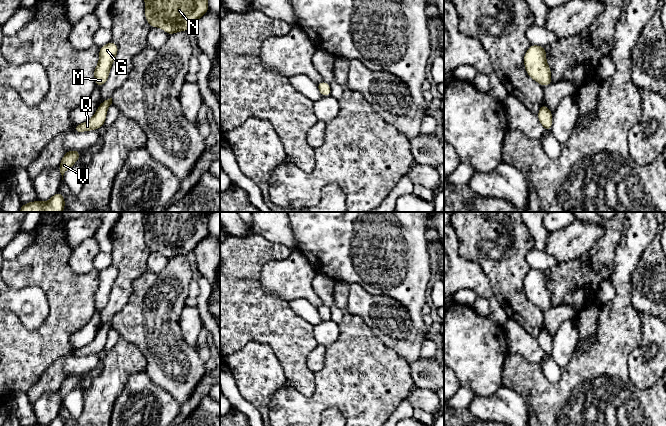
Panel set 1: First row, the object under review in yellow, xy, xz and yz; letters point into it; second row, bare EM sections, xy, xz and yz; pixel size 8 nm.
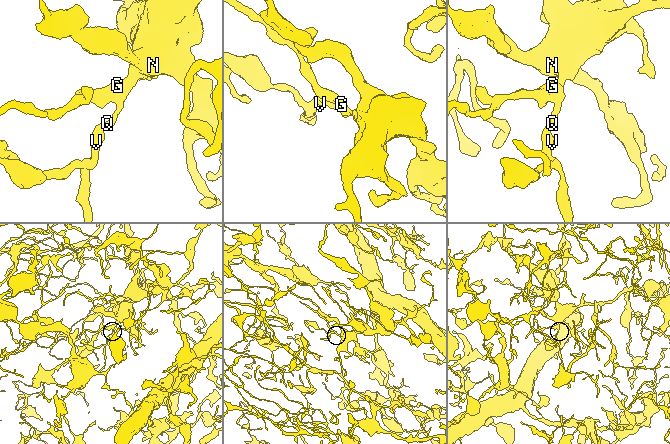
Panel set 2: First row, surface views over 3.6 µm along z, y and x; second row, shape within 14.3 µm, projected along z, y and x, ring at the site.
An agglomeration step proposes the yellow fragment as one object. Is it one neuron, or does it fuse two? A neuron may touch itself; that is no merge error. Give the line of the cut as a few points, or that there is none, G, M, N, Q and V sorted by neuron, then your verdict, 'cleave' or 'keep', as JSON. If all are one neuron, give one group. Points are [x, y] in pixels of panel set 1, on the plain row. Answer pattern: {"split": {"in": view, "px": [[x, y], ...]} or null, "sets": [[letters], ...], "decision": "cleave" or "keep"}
{"split": null, "sets": [["G", "M", "N", "Q", "V"]], "decision": "keep"}

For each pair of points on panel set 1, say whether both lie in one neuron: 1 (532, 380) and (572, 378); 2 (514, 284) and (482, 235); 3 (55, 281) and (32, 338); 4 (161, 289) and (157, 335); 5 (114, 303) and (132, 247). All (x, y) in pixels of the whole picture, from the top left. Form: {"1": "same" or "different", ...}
{"1": "same", "2": "same", "3": "same", "4": "same", "5": "same"}

